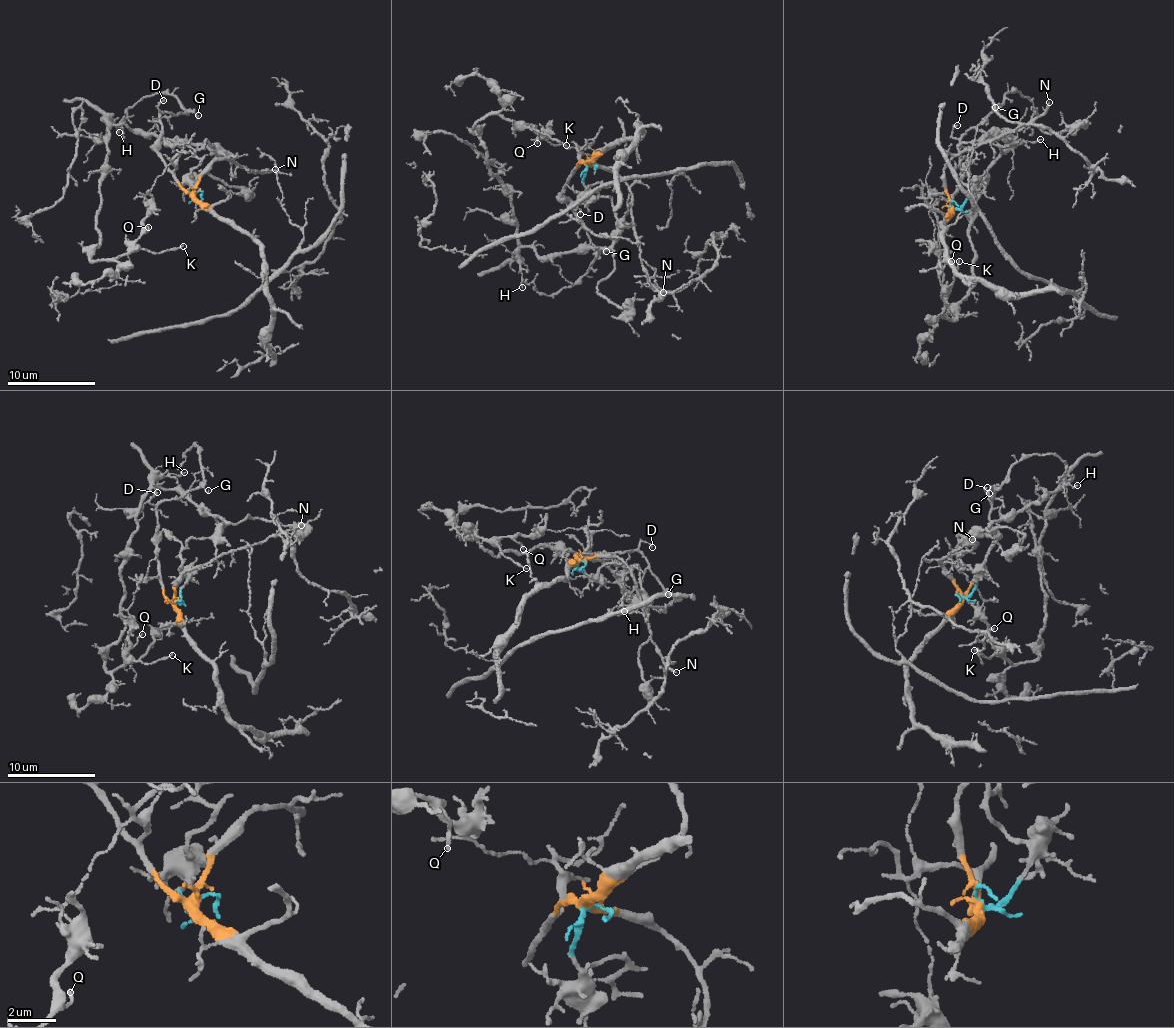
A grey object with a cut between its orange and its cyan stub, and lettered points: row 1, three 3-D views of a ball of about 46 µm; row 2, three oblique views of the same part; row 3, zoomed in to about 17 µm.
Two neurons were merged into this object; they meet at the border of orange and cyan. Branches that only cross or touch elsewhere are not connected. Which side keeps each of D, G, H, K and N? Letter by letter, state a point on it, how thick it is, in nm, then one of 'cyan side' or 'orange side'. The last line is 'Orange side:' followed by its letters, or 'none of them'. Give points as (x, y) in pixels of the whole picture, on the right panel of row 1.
D: at (957, 125); 120 nm thick; orange side
G: at (995, 107); 110 nm thick; orange side
H: at (1040, 139); 110 nm thick; cyan side
K: at (959, 261); 110 nm thick; cyan side
N: at (1049, 102); 170 nm thick; orange side
Orange side: D, G, N

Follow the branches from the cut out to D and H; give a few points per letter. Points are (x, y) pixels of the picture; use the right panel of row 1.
D: (951, 208), (951, 198), (963, 176), (960, 146), (952, 136), (958, 124)
H: (951, 206), (970, 192), (955, 173), (962, 142), (1005, 130), (1014, 144), (1002, 151), (1041, 139)

